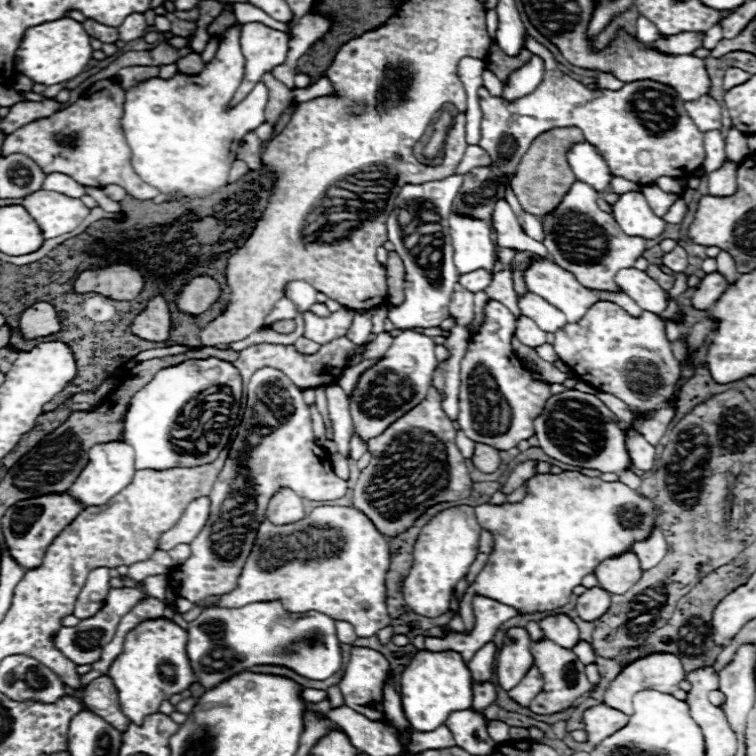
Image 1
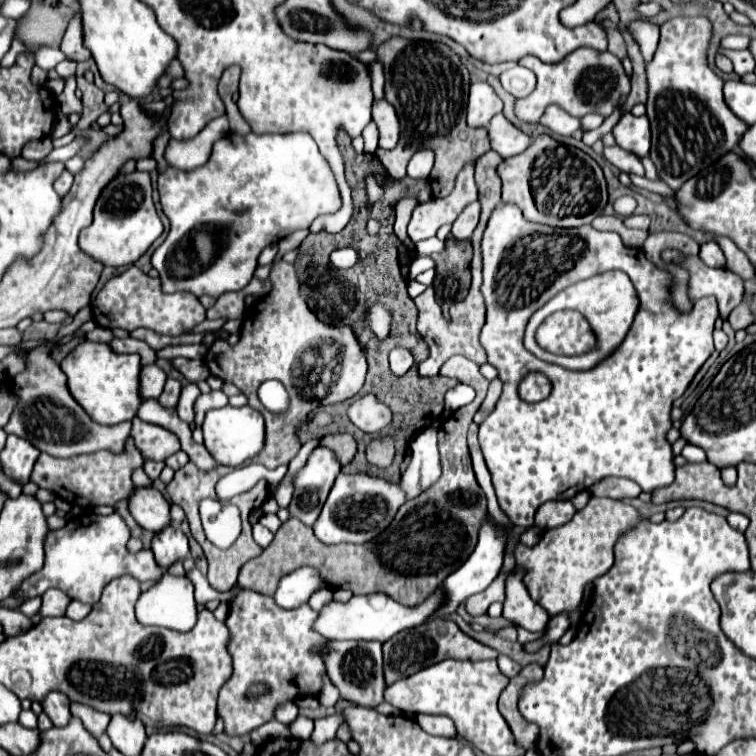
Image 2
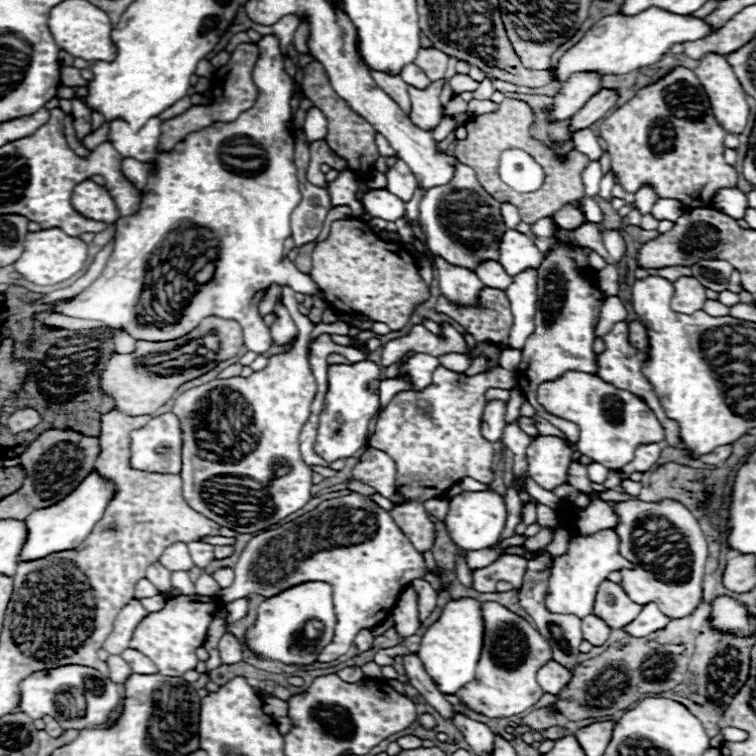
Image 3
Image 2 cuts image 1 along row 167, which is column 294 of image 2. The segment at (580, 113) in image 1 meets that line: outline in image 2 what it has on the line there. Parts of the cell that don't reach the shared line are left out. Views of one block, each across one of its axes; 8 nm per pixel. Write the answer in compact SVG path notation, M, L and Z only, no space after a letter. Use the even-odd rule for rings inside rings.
M318 446L310 454L306 466L296 474L294 496L288 506L290 516L312 526L320 516L320 510L338 474L340 464L334 458L332 450ZM240 590L236 596L230 600L230 614L226 618L226 624L232 632L232 662L234 662L234 672L232 678L220 688L218 696L218 716L224 720L224 732L228 736L248 736L252 730L258 726L274 720L274 712L280 704L294 702L304 696L318 696L322 686L324 686L324 676L326 676L326 662L324 656L328 654L328 642L324 636L314 632L314 622L320 616L320 612L312 610L308 602L294 610L284 610L274 604L272 596L256 594L252 590ZM254 684L262 684L266 688L266 694L256 696L254 700L248 698L248 690Z

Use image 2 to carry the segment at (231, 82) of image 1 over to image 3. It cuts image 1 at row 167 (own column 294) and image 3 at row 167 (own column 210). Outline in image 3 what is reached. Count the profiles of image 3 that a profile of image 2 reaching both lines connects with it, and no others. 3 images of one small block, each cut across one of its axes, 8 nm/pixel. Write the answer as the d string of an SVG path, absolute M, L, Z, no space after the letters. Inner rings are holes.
M276 34L262 36L256 44L260 48L260 60L254 68L254 80L260 90L258 102L254 108L236 118L236 122L222 122L222 130L218 130L216 124L204 128L202 132L210 132L210 146L200 146L200 132L194 132L188 134L180 144L176 144L172 152L158 152L160 140L148 140L148 136L144 136L148 128L138 130L140 144L136 144L136 160L154 162L158 164L158 170L150 174L146 186L142 188L140 210L114 222L114 250L100 278L80 294L76 294L72 302L58 304L58 314L84 320L100 320L106 326L124 328L136 340L156 342L176 340L192 332L202 318L220 316L236 320L242 326L248 350L264 354L272 346L272 338L268 326L258 312L258 306L268 286L272 282L288 284L294 292L302 292L306 296L314 296L318 292L318 286L306 274L302 274L294 266L294 262L284 258L282 252L284 240L292 234L290 216L300 204L298 176L294 166L294 142L292 134L284 128L284 122L290 118L294 80L284 72L280 40ZM226 166L248 166L262 170L254 176L246 176L240 172L228 172ZM204 262L214 264L214 274L208 282L198 284L194 280L194 274L204 266Z

